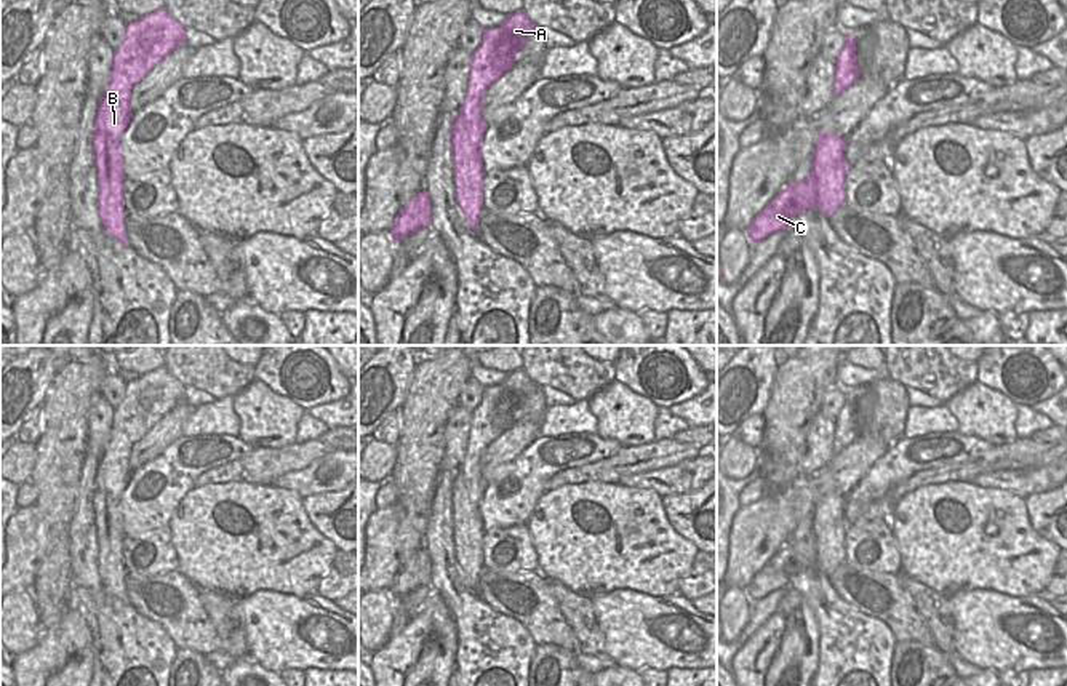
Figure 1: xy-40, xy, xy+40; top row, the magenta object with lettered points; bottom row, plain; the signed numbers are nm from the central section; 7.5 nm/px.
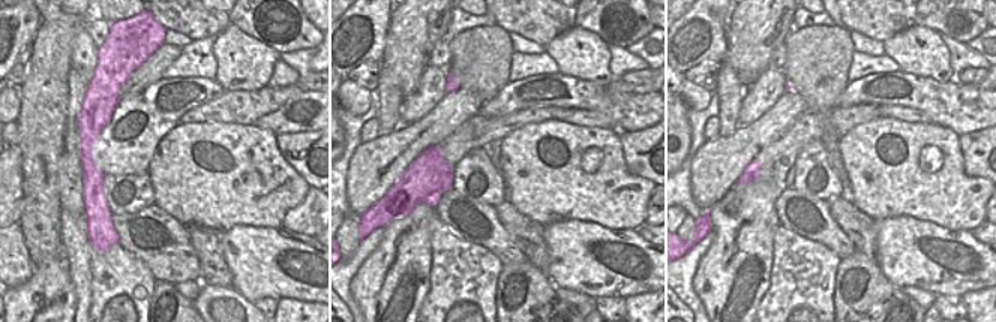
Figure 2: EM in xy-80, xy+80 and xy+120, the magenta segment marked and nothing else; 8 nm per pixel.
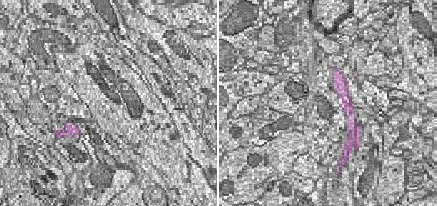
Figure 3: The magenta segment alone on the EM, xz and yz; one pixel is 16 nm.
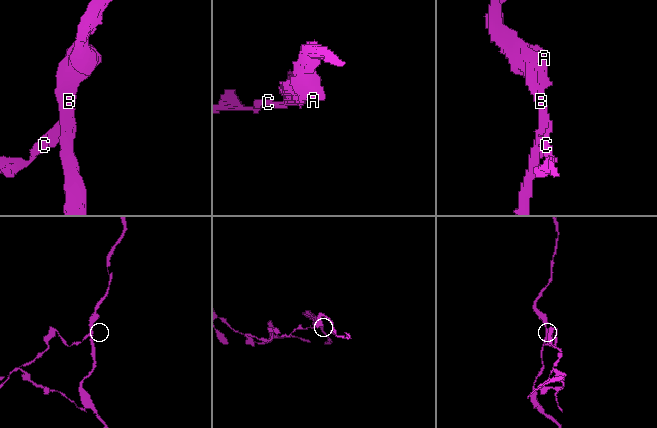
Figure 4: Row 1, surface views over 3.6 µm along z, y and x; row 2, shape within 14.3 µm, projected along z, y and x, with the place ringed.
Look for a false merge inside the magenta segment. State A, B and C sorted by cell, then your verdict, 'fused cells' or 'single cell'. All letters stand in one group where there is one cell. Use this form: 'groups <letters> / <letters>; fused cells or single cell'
groups A B / C; fused cells

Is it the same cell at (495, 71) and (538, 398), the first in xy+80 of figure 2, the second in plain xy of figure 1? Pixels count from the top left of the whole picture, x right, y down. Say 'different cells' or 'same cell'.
same cell

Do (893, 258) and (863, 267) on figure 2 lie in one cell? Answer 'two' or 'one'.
two

